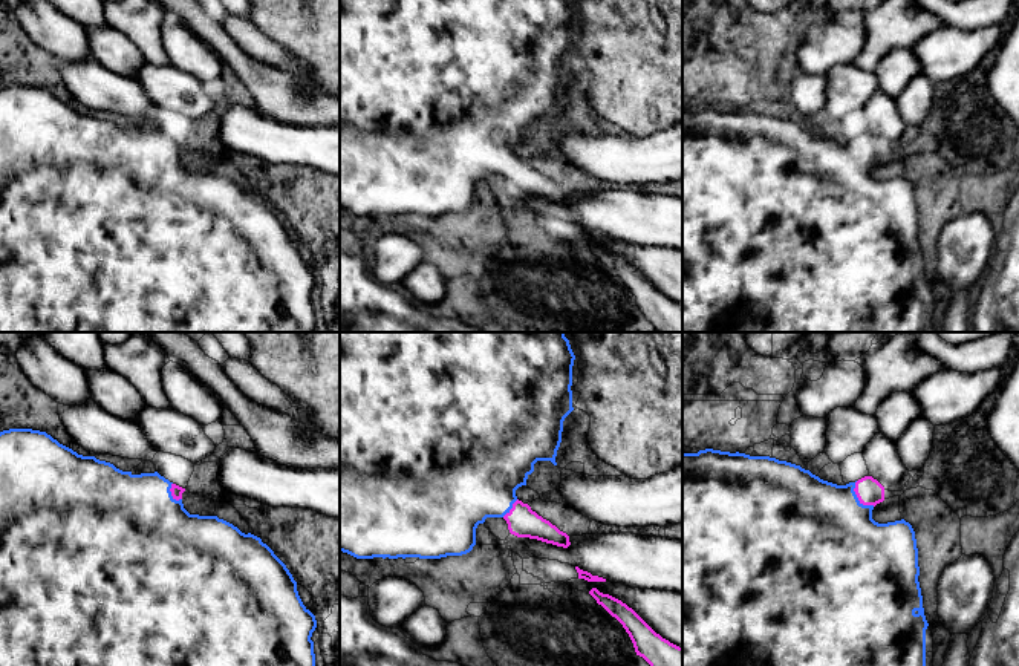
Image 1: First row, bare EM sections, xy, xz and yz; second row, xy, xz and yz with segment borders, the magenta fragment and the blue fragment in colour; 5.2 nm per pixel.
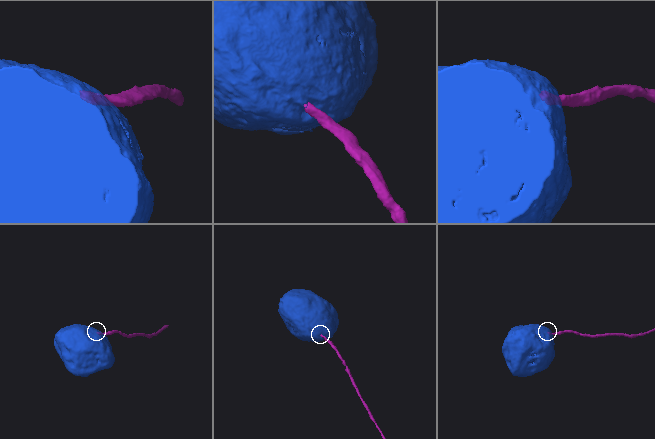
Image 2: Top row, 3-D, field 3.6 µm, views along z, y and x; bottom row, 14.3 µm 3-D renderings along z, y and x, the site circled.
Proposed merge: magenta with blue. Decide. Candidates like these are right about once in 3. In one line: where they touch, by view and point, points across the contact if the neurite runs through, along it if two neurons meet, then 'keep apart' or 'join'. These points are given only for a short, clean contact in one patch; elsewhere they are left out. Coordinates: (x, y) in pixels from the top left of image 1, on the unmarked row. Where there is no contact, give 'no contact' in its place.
meets magenta in yz at (857, 153); runs through yz (869, 149), (857, 153), (822, 186); join

